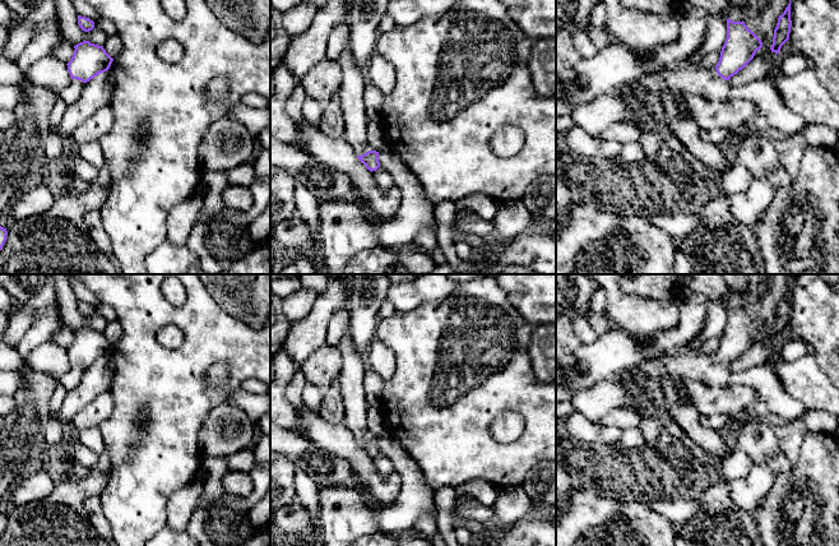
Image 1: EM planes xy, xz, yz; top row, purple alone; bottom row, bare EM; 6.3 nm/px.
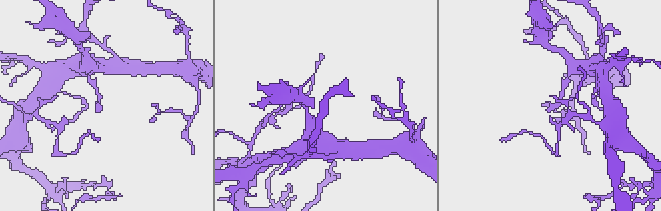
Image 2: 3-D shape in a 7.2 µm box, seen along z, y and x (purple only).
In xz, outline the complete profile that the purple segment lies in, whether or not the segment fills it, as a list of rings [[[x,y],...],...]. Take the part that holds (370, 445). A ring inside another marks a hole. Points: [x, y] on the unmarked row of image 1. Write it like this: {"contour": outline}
{"contour": [[[349,328],[337,346],[342,353],[343,364],[338,376],[346,416],[343,425],[353,434],[361,449],[367,455],[376,457],[380,453],[379,438],[372,436],[366,425],[368,403],[363,390],[363,375],[366,361],[356,351]]]}

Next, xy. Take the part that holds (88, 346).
{"contour": [[[83,327],[74,332],[71,346],[66,350],[71,367],[57,379],[66,390],[74,389],[82,380],[85,369],[110,355],[113,344],[103,332]]]}

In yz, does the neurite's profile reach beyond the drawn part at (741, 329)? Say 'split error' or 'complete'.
split error

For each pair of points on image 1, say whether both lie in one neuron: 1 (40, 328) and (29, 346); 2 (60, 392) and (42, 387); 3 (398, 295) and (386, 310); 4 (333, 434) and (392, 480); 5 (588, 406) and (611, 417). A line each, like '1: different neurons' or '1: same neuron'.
1: same neuron
2: different neurons
3: different neurons
4: same neuron
5: different neurons

